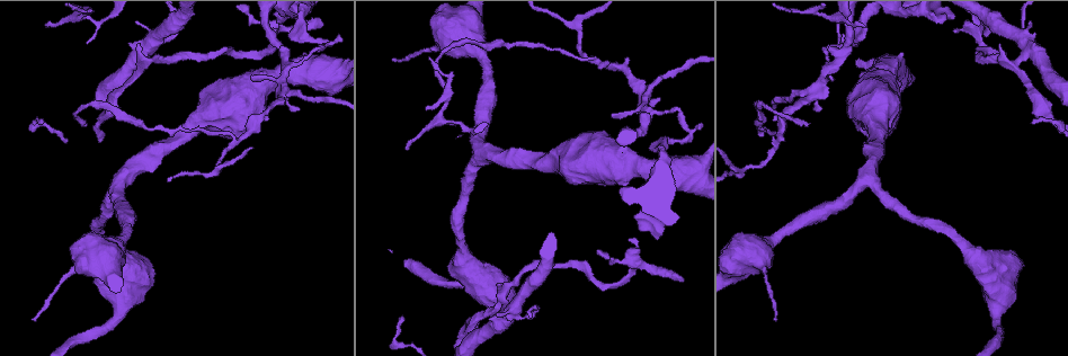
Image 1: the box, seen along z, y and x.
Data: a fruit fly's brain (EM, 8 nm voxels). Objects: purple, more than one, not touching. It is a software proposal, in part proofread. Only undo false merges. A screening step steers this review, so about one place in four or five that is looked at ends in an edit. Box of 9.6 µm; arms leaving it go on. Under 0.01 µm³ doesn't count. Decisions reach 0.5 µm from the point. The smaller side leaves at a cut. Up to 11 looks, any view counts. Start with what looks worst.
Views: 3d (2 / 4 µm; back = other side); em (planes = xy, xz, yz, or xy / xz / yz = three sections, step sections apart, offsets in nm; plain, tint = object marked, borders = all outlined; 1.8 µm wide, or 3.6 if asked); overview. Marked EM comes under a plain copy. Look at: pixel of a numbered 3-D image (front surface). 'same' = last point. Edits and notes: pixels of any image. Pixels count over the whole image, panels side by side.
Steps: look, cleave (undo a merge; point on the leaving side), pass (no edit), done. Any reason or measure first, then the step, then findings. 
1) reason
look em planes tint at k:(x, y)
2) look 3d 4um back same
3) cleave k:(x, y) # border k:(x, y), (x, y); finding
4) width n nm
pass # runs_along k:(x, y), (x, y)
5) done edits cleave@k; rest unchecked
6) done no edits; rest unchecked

four arms meet
look em planes tint at 1:(828, 62)

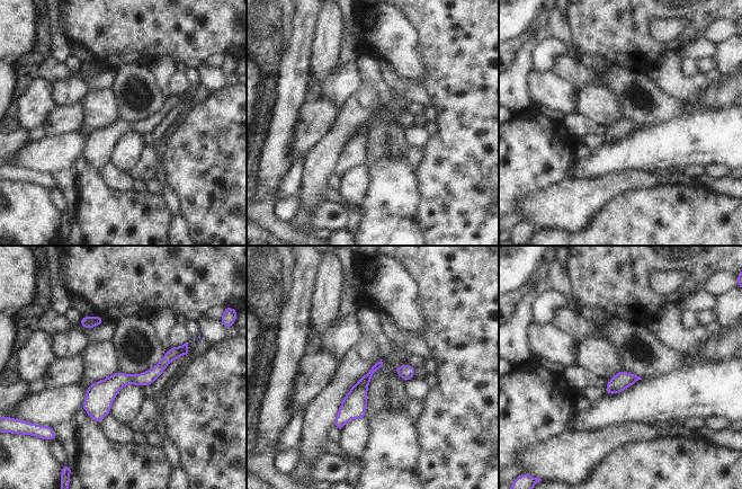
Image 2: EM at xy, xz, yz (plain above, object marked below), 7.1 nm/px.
pass # runs_along 2:(184, 348), (86, 406); continuous, no second cell

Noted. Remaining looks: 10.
sudden change in width
look 3d 4um at 1:(143, 53)

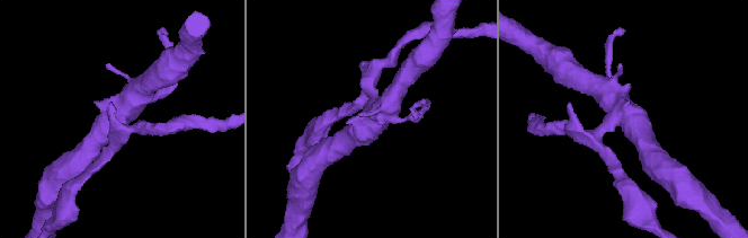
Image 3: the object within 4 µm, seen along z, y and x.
look em planes borders at 3:(621, 113)

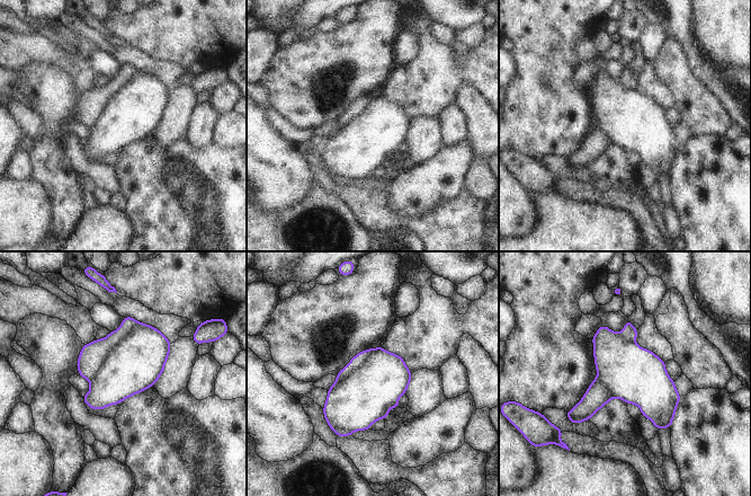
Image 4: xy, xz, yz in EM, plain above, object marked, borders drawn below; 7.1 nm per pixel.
cleave 4:(92, 356) # part_leaving 4:(132, 320), (81, 372); a second cell is stuck on

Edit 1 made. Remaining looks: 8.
sharp bend
look 3d 2um at 1:(836, 17)

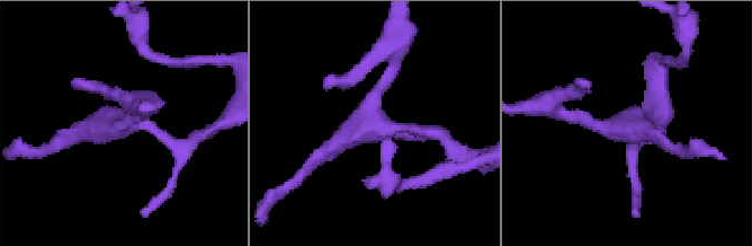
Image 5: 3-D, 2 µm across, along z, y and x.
need the tissue
look em yz step 8 tint at 5:(623, 125)

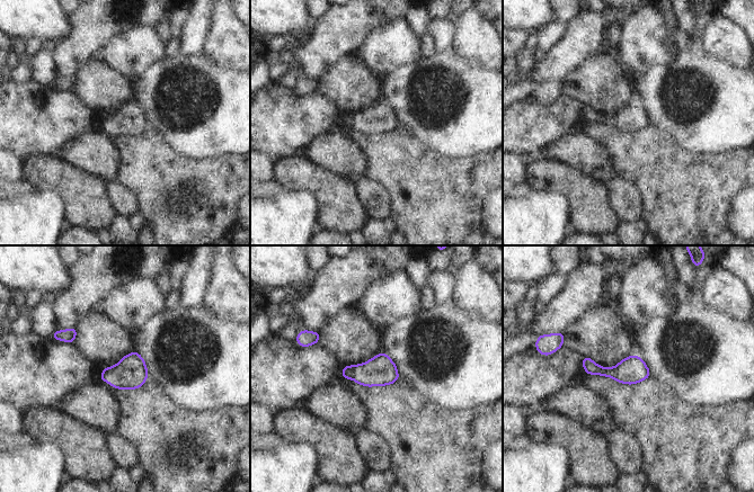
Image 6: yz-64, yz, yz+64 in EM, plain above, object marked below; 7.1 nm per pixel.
width 200 nm
pass # all the same cell

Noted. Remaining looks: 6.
look em 3.6um xz step 16 tint at 1:(206, 111)

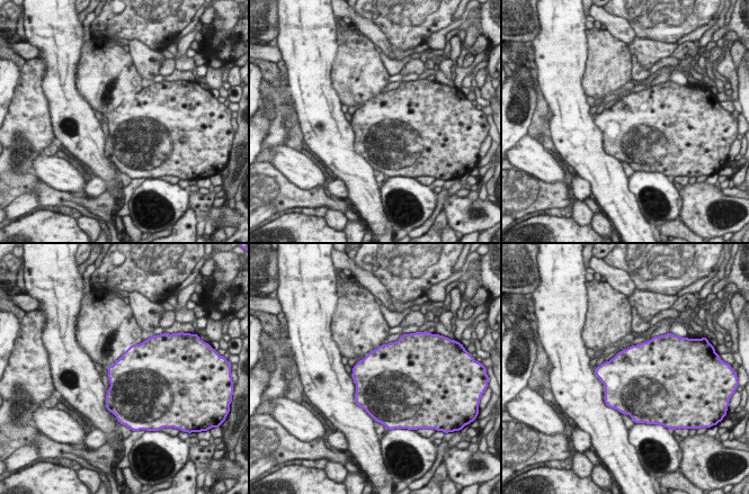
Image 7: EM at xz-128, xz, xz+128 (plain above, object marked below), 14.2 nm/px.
pass # continuous, no second cell

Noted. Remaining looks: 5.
done edits cleave@4; rest unchecked

